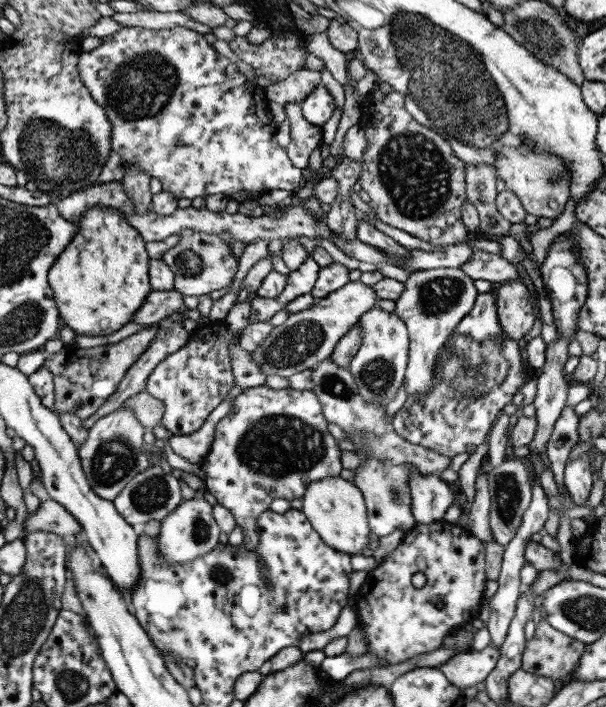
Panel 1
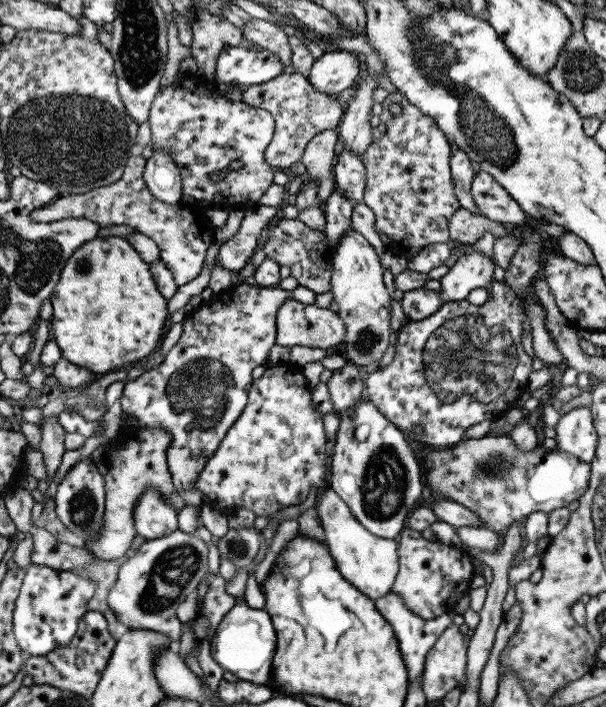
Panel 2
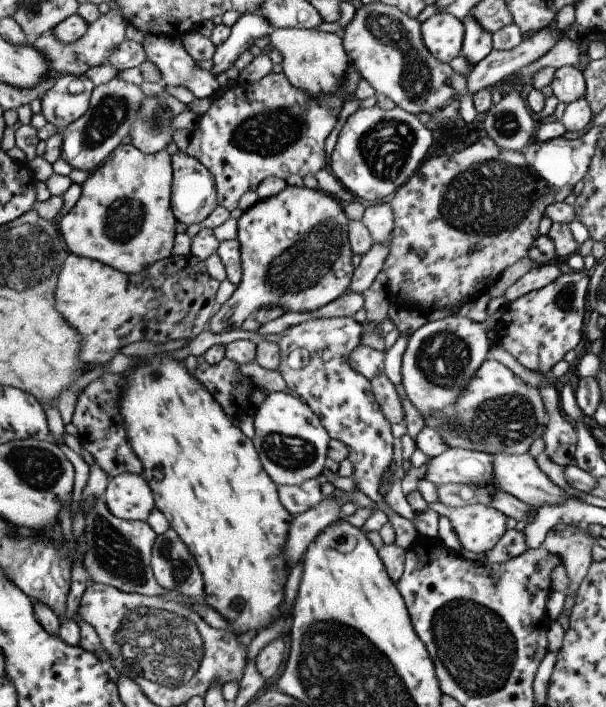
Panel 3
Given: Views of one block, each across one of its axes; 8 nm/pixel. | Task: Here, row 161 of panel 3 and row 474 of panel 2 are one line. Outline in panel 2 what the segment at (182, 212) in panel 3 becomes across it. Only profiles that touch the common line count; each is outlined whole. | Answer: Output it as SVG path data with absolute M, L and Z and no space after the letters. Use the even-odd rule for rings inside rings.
M241 282L229 286L225 291L205 297L199 308L189 313L182 321L181 336L165 354L163 361L135 379L125 381L121 392L121 411L124 416L136 419L139 426L162 428L169 433L169 444L165 449L166 464L175 490L189 491L195 477L204 468L219 446L225 432L241 415L246 406L248 390L253 380L251 370L266 365L269 349L276 335L276 312L289 299L303 305L313 305L316 295L308 288L297 286L294 290L275 287L252 286Z

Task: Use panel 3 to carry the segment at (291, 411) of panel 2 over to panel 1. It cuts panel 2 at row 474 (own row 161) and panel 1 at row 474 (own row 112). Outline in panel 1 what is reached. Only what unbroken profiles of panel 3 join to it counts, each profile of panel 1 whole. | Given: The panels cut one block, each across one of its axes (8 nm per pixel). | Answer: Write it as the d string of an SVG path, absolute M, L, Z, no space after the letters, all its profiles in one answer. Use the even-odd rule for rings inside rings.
M260 385L252 388L247 388L241 391L239 395L233 398L233 405L231 405L231 410L227 415L223 416L217 424L214 426L213 440L211 441L211 446L207 454L205 454L203 461L201 462L201 467L205 471L205 479L202 480L204 484L204 490L209 492L215 497L216 504L224 506L233 515L234 523L237 526L243 528L243 540L242 545L246 550L251 551L253 554L258 556L258 567L260 568L260 575L265 578L264 562L262 558L256 553L256 548L258 542L258 534L256 533L256 522L258 516L269 509L269 503L275 498L285 498L285 500L295 500L295 498L301 498L304 493L305 487L310 482L315 482L316 480L321 480L327 477L339 477L339 471L341 468L341 463L339 461L339 449L335 445L335 439L329 435L327 431L328 422L321 414L321 408L317 397L310 390L297 390L293 388L286 387L284 389L274 390L269 389L266 385Z

